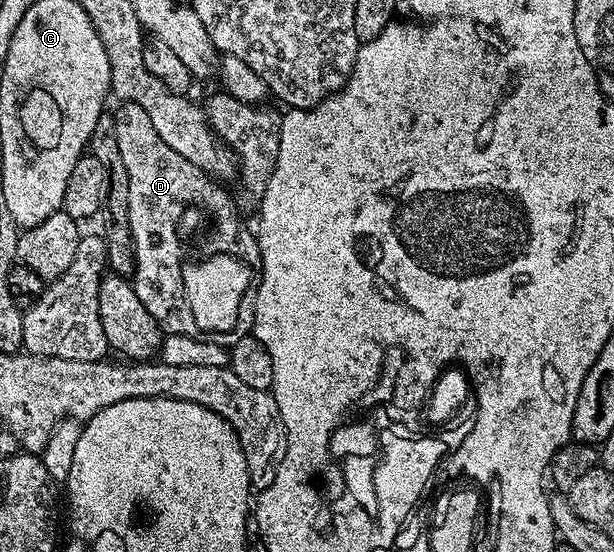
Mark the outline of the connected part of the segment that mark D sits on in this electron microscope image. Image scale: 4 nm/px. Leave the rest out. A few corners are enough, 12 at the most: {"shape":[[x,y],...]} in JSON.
{"shape":[[139,104],[112,111],[127,168],[135,296],[197,338],[173,222],[210,175]]}

